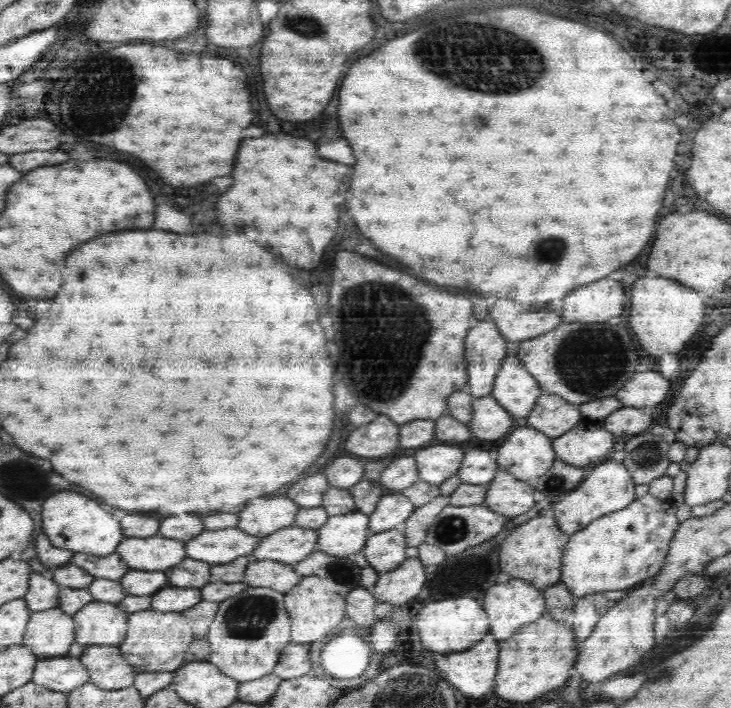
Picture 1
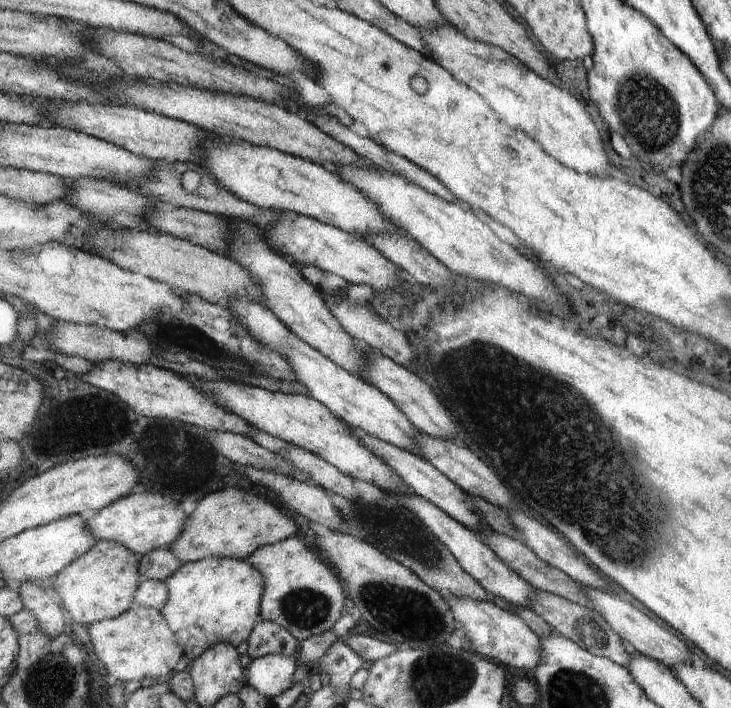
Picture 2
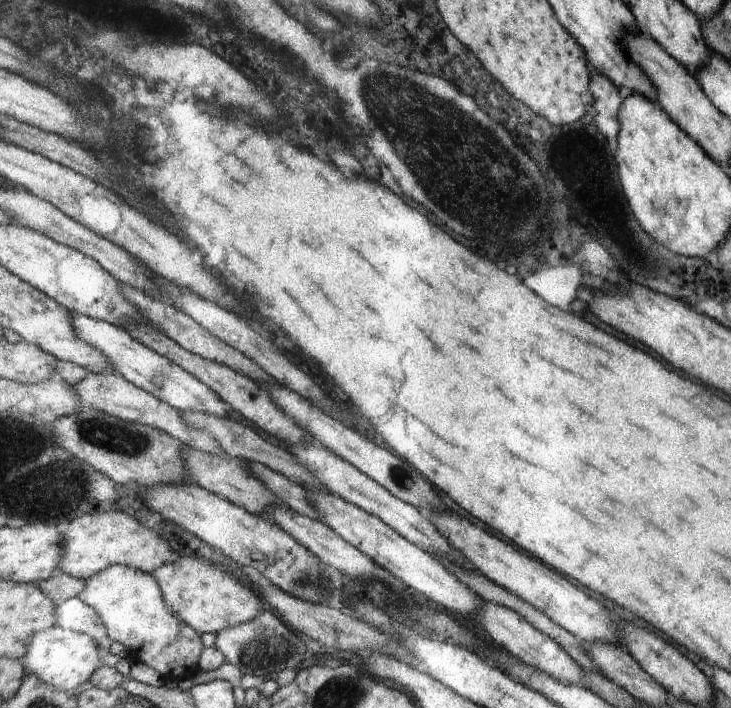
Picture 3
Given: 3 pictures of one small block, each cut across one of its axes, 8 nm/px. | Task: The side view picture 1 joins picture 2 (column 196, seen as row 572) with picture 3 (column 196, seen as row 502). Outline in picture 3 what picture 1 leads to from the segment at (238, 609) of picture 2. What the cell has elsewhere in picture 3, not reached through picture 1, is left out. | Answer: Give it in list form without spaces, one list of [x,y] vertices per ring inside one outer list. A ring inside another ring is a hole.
[[[114,565],[88,582],[81,597],[99,610],[112,640],[129,648],[132,664],[141,661],[158,670],[168,681],[194,677],[203,669],[201,658],[206,648],[203,633],[173,609],[156,575],[126,565]]]

